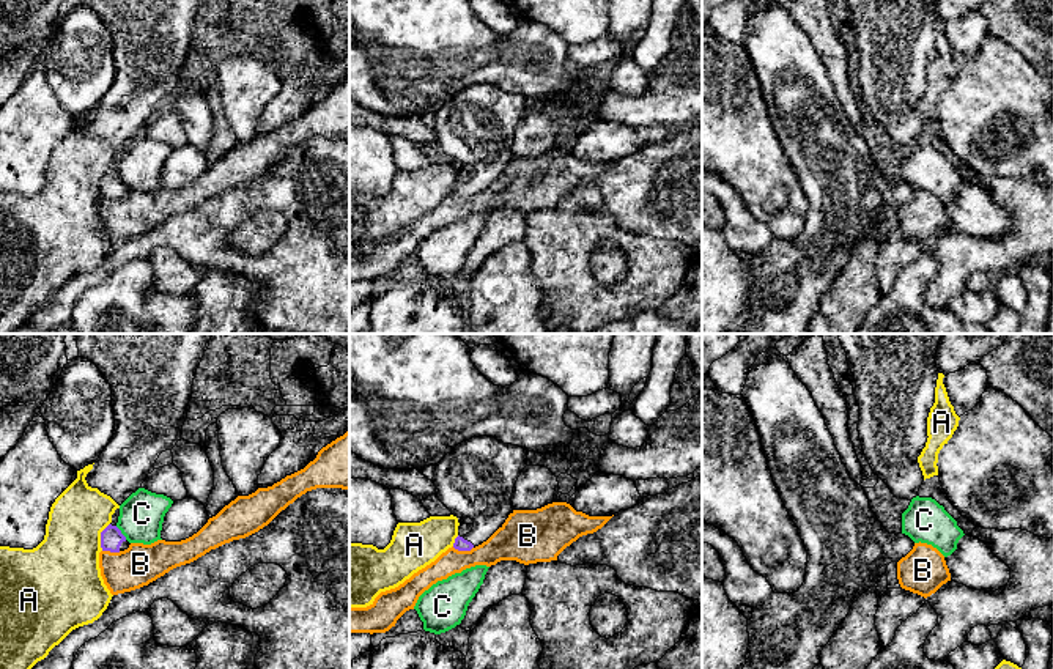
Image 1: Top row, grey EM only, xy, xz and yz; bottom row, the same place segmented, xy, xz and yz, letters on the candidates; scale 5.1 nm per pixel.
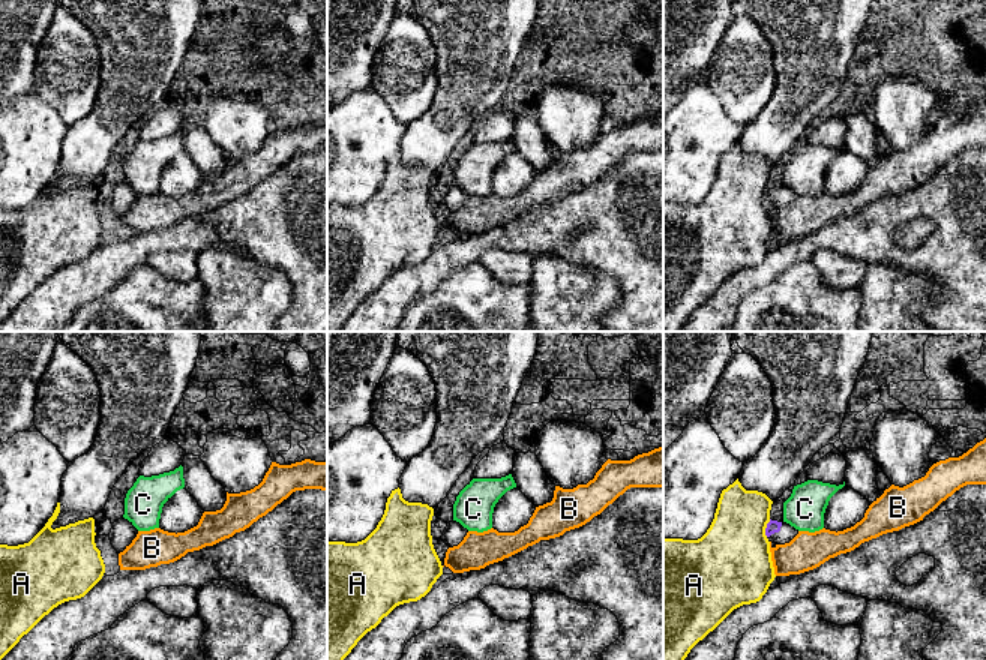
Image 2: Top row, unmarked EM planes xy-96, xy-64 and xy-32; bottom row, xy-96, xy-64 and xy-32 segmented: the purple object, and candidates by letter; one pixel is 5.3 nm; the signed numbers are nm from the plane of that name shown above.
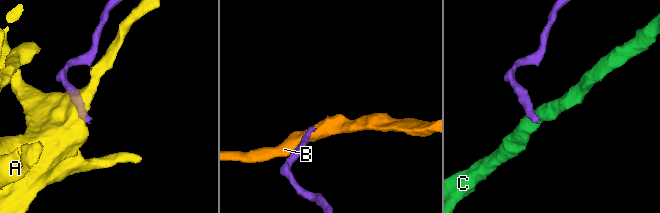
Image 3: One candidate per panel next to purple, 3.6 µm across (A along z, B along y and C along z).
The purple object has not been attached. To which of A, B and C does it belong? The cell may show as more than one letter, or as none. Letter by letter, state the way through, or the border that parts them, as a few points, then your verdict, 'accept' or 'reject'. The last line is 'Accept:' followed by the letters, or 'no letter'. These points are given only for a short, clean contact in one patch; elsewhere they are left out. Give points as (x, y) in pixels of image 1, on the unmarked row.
A: reject
B: along xz (452, 194), (458, 197), (472, 195) | reject
C: along xy (115, 173), (126, 186) | reject
Accept: no letter

